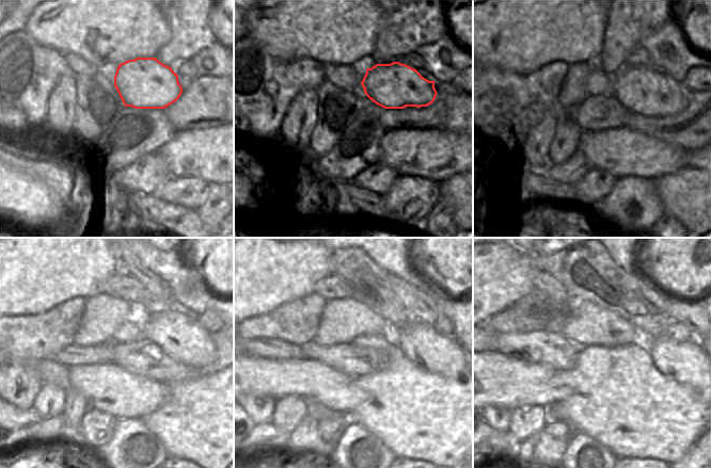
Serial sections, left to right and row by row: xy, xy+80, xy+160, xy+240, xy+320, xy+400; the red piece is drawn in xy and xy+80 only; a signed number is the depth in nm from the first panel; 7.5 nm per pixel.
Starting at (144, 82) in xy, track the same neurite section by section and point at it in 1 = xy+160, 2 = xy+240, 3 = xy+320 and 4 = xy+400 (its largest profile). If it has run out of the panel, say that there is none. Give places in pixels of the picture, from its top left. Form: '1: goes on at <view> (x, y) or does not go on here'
1: goes on at xy+160 (642, 90)
2: goes on at xy+240 (183, 338)
3: goes on at xy+320 (429, 350)
4: goes on at xy+400 (685, 361)

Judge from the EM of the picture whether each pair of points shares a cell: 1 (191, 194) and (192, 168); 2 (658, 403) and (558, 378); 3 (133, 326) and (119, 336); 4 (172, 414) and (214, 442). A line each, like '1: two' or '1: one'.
1: two
2: one
3: one
4: one

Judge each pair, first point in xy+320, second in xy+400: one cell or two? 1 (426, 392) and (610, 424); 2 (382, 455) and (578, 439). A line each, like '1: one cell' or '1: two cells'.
1: one cell
2: one cell

